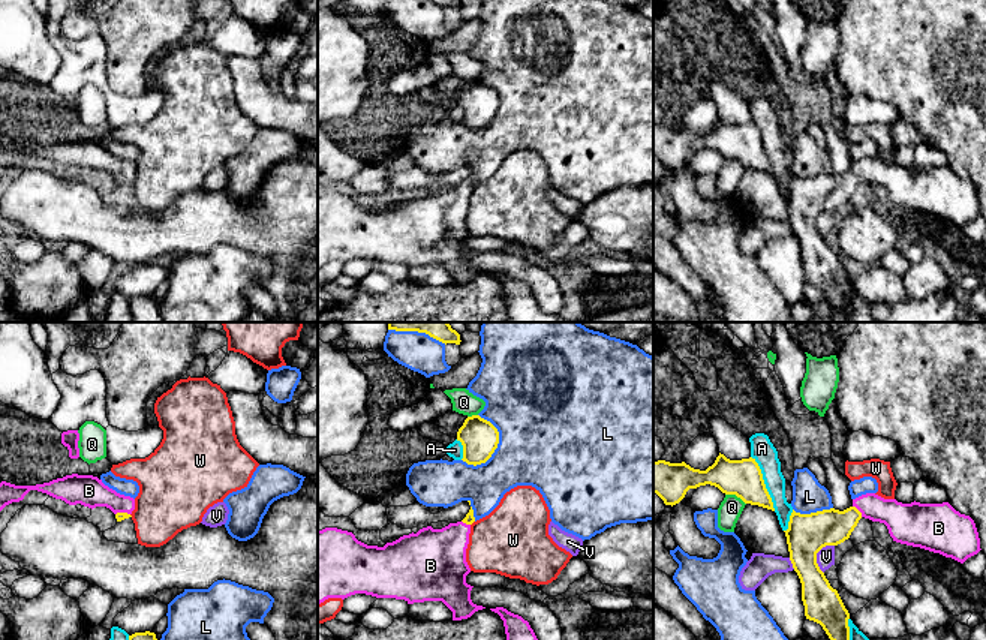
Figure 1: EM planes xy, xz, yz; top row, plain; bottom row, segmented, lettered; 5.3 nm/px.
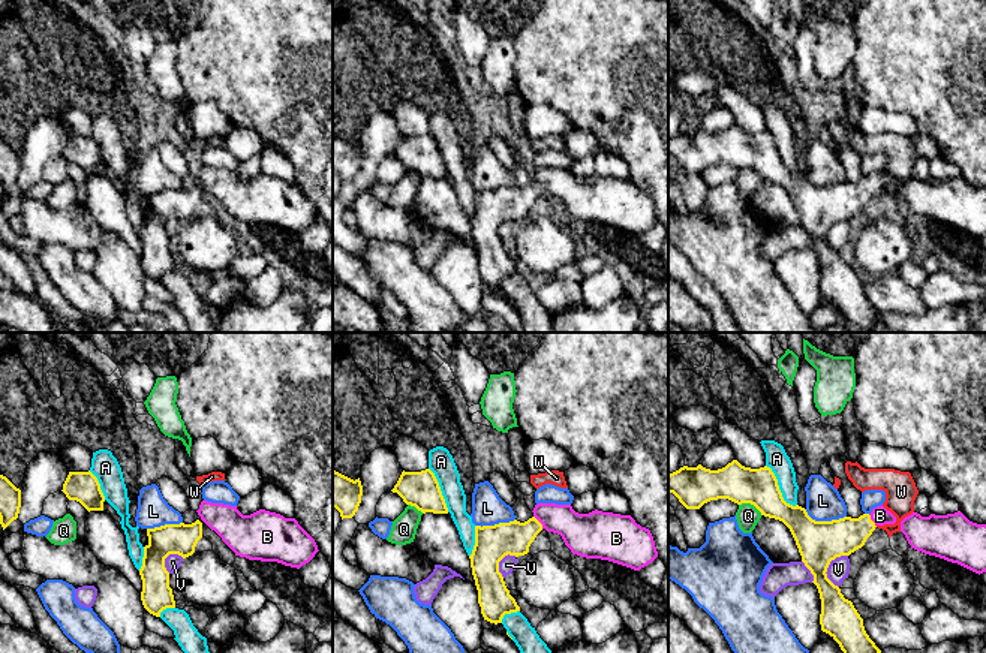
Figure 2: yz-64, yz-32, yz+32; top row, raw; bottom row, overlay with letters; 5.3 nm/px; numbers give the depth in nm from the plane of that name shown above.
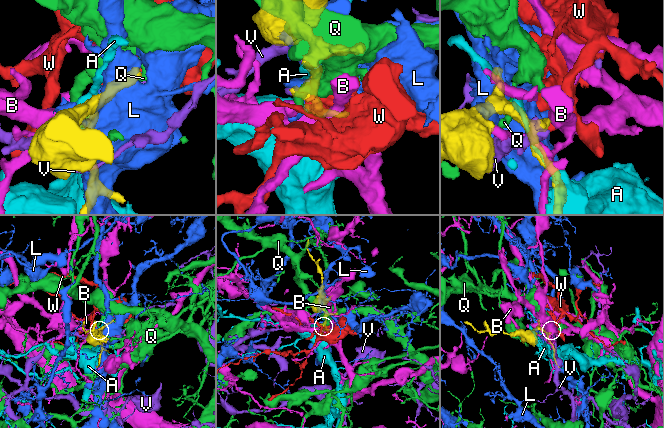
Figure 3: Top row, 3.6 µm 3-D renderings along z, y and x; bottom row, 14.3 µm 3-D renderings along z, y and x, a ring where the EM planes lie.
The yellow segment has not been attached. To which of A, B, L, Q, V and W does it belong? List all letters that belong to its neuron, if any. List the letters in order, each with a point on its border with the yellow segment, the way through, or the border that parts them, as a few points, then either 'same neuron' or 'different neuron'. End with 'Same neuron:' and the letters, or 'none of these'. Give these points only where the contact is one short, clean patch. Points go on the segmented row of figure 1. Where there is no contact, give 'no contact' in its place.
A: yz (763, 483) | different neuron
B: yz (859, 511) | across yz (832, 526), (842, 523), (859, 511), (890, 511), (904, 522) | same neuron
L: xz (498, 442) | different neuron
Q: yz (736, 495) | different neuron
V: yz (815, 555) | different neuron
W: xz (472, 522) | along xz (474, 520), (471, 525) | different neuron
Same neuron: B

